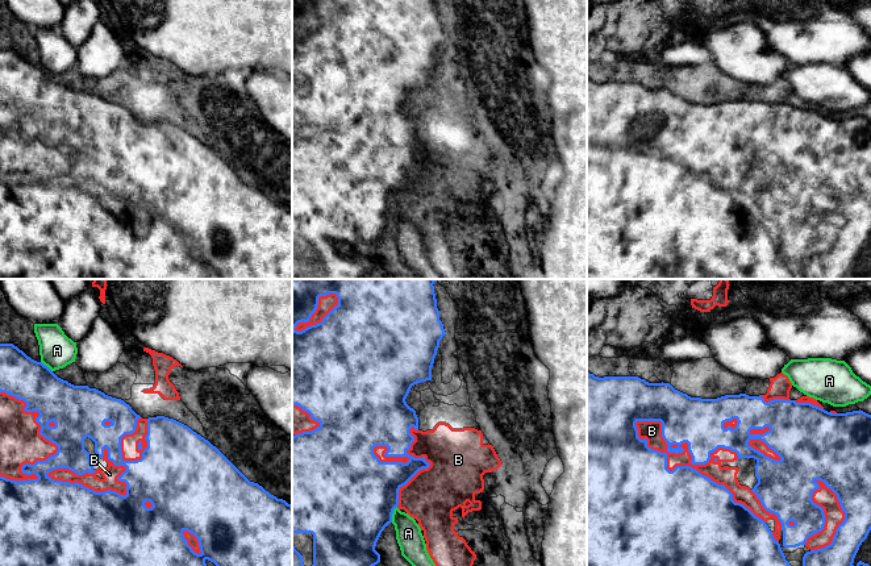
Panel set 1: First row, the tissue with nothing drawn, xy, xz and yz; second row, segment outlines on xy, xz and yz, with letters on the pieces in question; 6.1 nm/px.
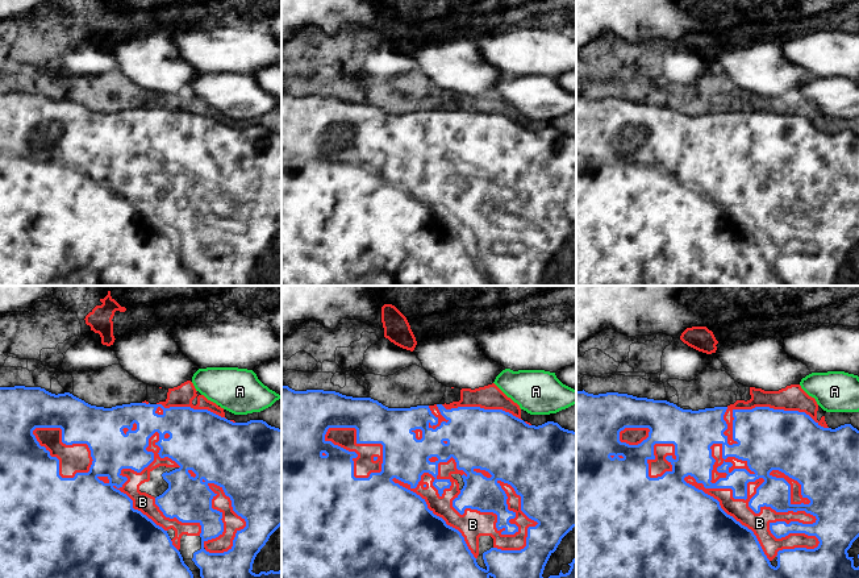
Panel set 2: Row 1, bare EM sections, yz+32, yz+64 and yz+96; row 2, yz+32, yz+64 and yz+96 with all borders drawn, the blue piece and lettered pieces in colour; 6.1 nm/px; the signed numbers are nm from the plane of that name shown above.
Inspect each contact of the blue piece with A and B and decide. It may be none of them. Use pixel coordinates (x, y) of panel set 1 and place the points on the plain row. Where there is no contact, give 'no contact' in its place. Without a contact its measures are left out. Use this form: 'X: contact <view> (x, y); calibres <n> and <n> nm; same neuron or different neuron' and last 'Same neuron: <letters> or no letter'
A: contact xz (392, 217); calibres 500 and 160 nm; different neuron
B: contact yz (690, 171); calibres 460 and 120 nm; same neuron
Same neuron: B

